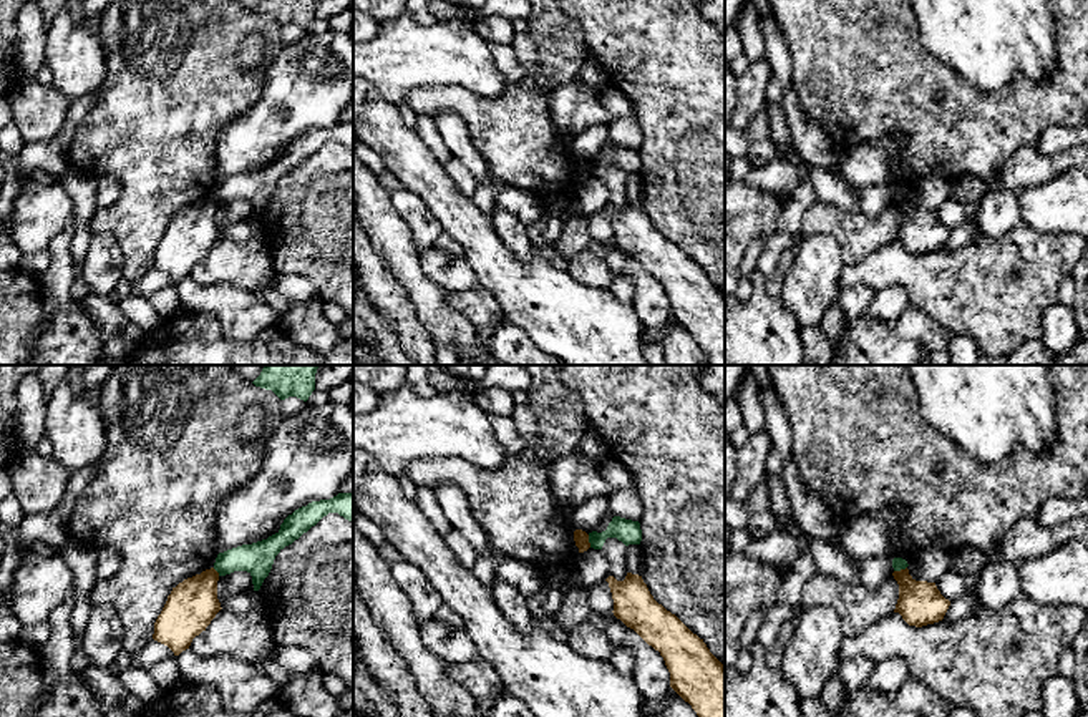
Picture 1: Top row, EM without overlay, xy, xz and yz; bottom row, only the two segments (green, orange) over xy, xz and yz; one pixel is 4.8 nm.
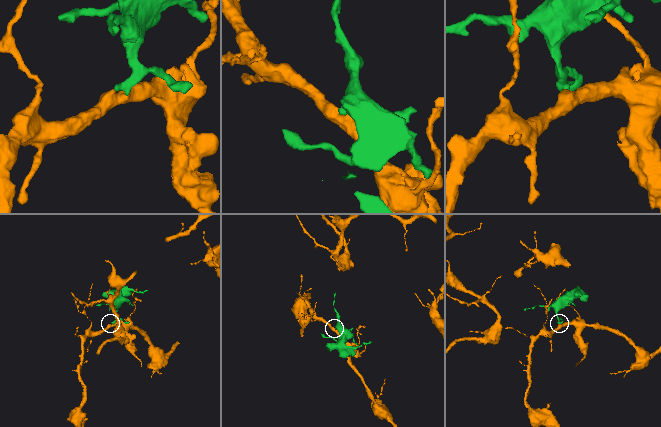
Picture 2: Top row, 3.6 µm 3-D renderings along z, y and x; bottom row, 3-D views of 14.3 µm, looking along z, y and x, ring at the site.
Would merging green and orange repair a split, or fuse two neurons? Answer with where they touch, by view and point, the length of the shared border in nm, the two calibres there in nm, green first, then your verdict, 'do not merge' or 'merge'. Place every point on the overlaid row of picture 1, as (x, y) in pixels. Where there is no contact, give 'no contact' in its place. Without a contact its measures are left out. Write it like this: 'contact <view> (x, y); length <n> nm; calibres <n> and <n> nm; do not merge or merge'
contact xz (589, 541); length 70 nm; calibres 120 and 70 nm; do not merge

